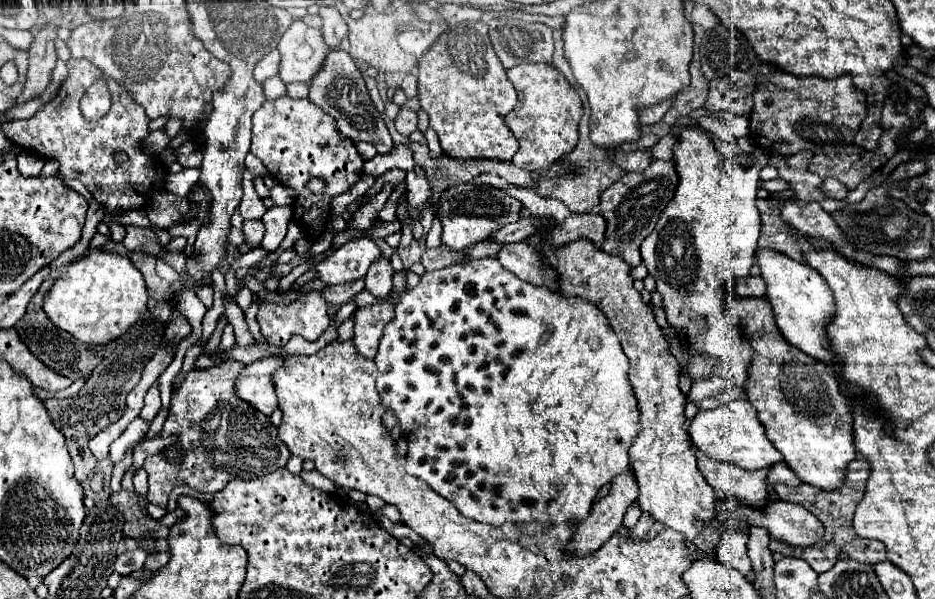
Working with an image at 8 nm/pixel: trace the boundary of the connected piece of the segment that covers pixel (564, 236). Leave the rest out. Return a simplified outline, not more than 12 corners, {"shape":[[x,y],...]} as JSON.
{"shape":[[588,213],[570,215],[546,239],[564,245],[574,239],[592,239],[602,247],[606,219]]}

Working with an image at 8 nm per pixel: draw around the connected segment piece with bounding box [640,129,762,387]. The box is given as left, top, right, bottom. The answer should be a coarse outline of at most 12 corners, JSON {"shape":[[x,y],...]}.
{"shape":[[700,129],[672,203],[642,241],[668,323],[744,387],[728,311],[760,235],[758,171]]}

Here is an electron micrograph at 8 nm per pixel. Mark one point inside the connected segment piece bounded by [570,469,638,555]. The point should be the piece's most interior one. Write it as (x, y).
(606, 515)

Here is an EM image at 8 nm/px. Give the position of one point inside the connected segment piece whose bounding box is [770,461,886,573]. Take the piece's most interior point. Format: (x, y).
(835, 509)

